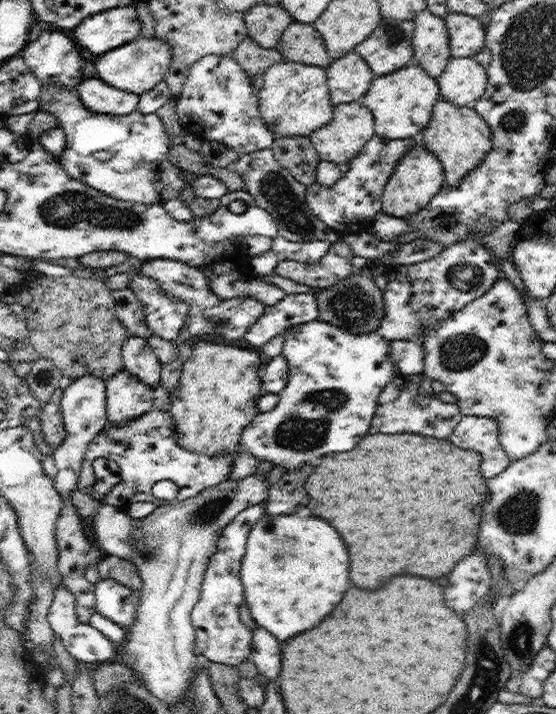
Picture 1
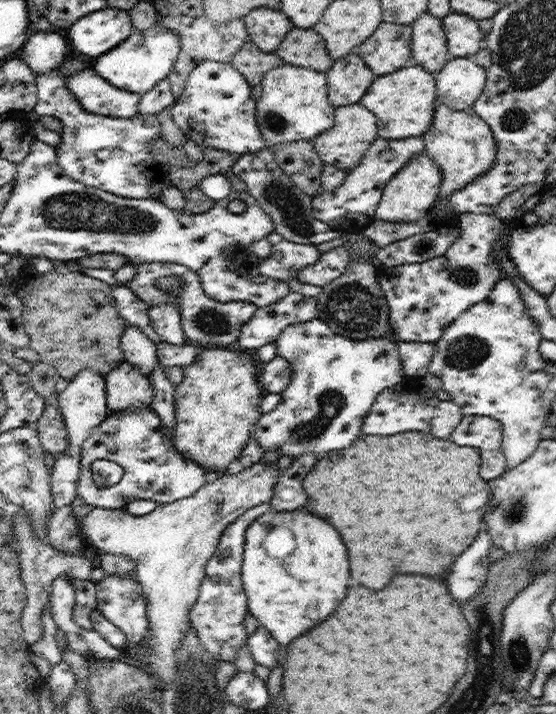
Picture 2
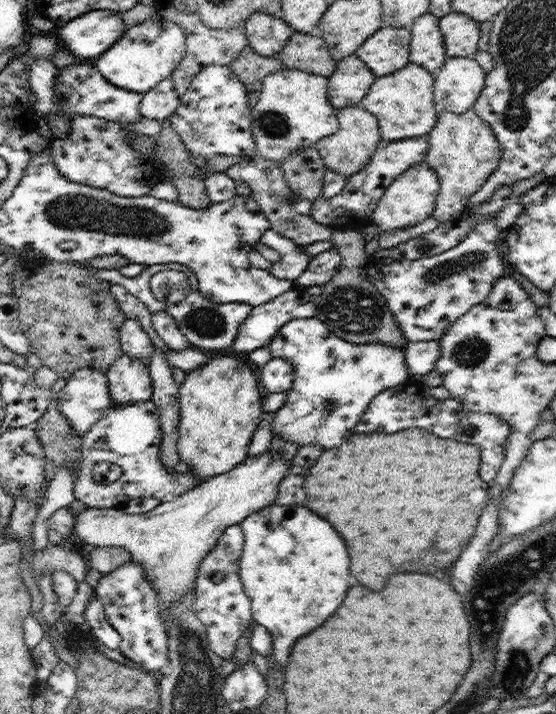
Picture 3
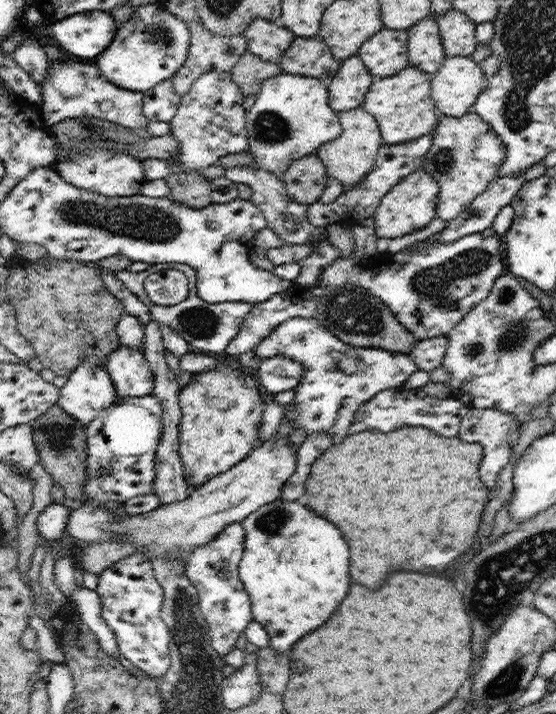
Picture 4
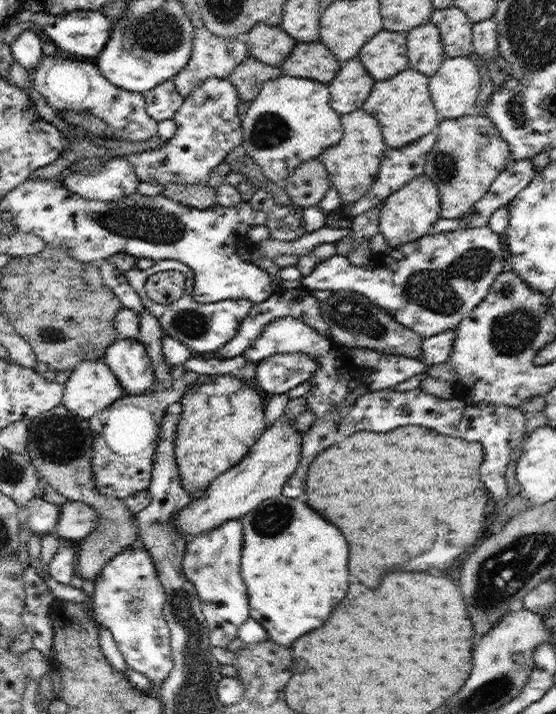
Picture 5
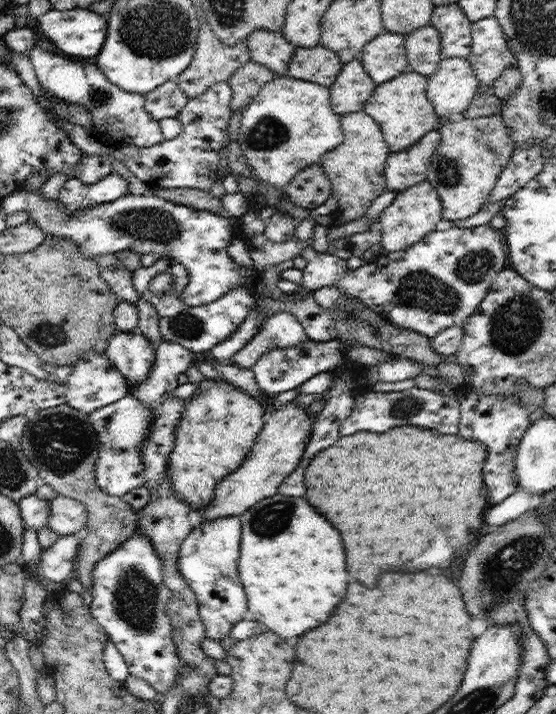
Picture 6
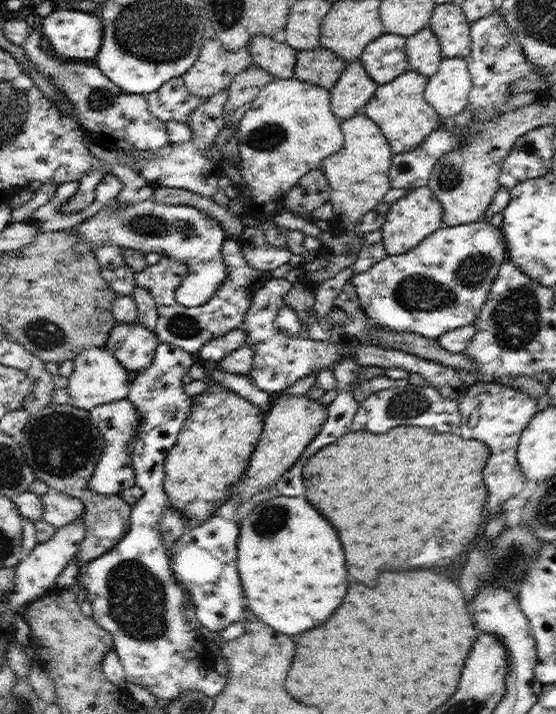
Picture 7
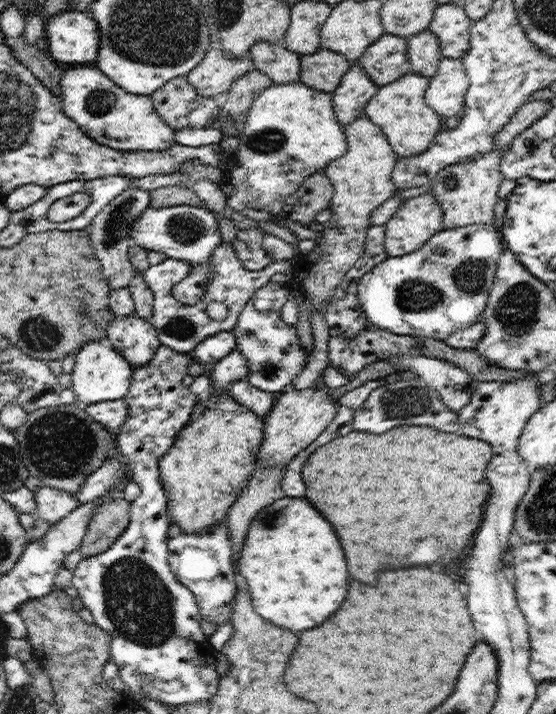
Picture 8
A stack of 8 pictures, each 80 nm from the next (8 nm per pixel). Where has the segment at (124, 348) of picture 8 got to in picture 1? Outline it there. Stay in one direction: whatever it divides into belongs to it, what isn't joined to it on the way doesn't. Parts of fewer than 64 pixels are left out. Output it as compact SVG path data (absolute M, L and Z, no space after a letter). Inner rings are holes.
M125 369L105 381L108 424L124 424L153 409L153 390Z

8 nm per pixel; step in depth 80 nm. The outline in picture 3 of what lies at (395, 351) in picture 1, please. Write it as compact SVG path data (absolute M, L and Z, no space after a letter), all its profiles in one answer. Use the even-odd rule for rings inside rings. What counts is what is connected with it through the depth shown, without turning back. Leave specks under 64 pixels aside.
M439 340L406 341L403 344L403 351L411 378L416 375L426 377L426 374L435 368L436 361L440 358L441 346Z

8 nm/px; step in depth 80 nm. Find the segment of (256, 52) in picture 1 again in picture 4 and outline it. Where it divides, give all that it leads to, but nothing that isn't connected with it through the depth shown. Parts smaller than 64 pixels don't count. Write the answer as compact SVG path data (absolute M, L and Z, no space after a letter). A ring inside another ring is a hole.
M248 50L241 54L240 60L230 71L232 80L240 87L244 96L256 95L267 78L282 72L279 63L262 60Z

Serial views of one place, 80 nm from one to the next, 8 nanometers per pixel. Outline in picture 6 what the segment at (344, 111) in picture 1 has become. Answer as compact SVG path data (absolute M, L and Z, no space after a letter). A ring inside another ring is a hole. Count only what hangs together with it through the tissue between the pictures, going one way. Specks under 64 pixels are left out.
M358 111L341 117L341 127L343 128L343 141L340 146L334 150L329 150L321 156L321 166L331 183L331 196L338 200L338 208L342 222L353 221L363 216L367 208L372 204L374 199L385 192L384 167L390 152L386 144L384 135L380 130L379 124L366 112Z

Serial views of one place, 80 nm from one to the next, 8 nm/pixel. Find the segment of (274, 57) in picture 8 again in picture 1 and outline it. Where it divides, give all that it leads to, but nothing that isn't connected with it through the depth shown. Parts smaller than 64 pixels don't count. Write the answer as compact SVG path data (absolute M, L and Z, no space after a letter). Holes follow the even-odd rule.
M259 4L251 6L251 8L245 12L247 34L252 37L252 40L254 40L256 44L262 46L262 48L275 48L276 44L280 42L280 37L284 30L293 22L293 16L288 11L285 11L279 4Z

